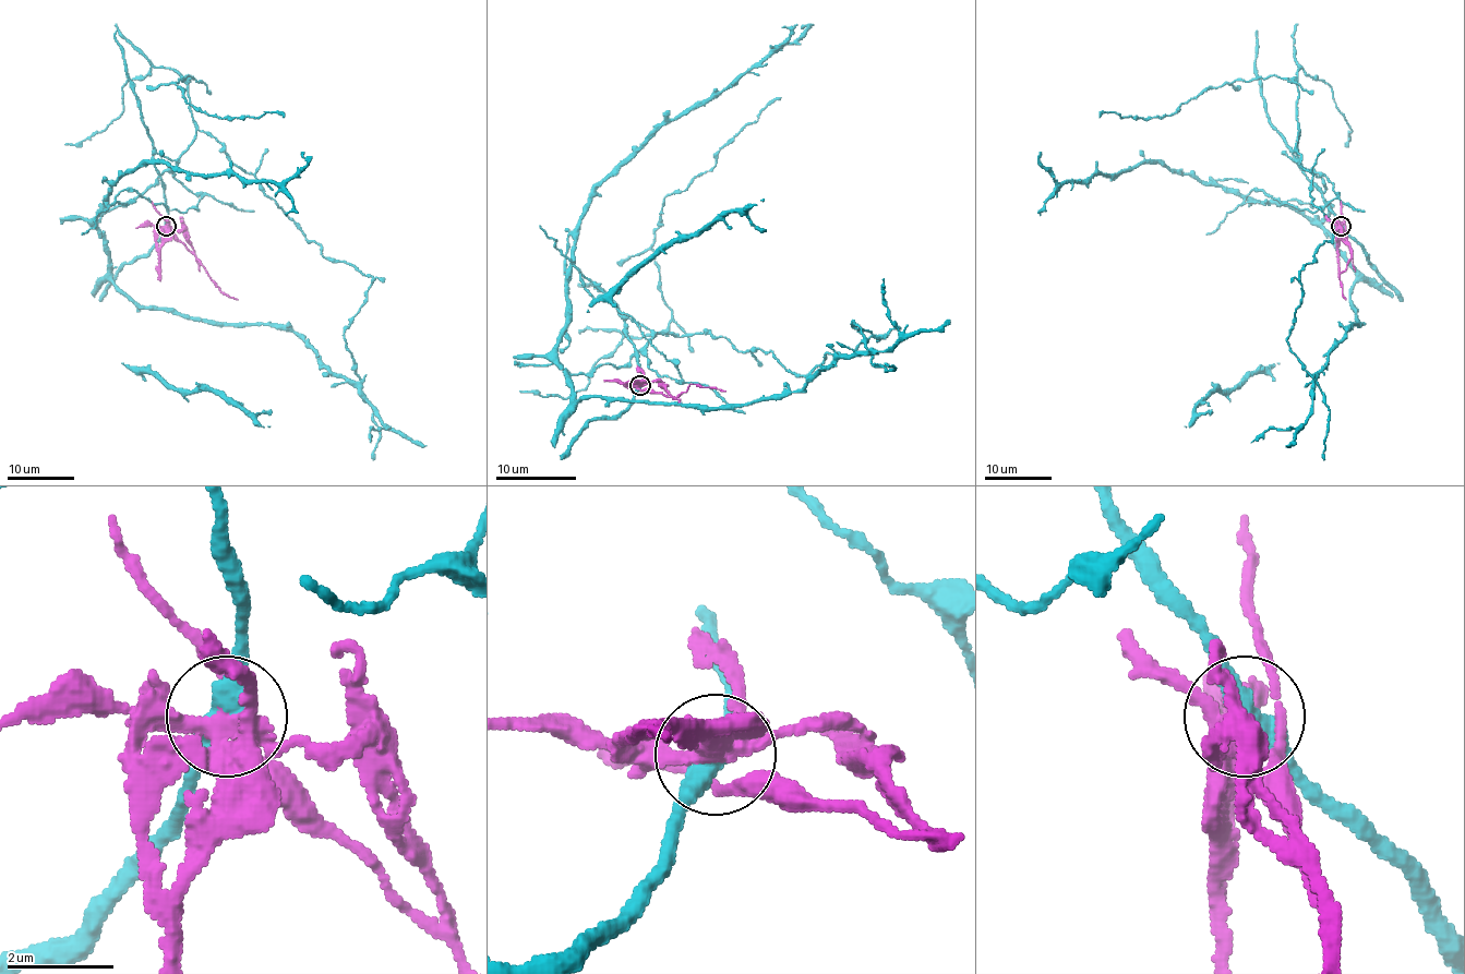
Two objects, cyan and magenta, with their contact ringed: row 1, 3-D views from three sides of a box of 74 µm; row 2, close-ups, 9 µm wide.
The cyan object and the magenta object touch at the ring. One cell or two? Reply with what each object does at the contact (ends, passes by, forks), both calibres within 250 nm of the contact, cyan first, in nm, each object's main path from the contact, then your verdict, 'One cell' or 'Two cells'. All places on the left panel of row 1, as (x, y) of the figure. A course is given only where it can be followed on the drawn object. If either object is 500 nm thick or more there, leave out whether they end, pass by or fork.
At the ring cyan passes by. At the ring magenta forks. Thickness 440 nm (cyan) against 320 nm. Course of cyan: (166, 227), (154, 147), (173, 160), (203, 130), (323, 255), (371, 279), (345, 332), (383, 425), (370, 443). Course of magenta: (166, 227), (223, 292), (238, 299). Two cells

